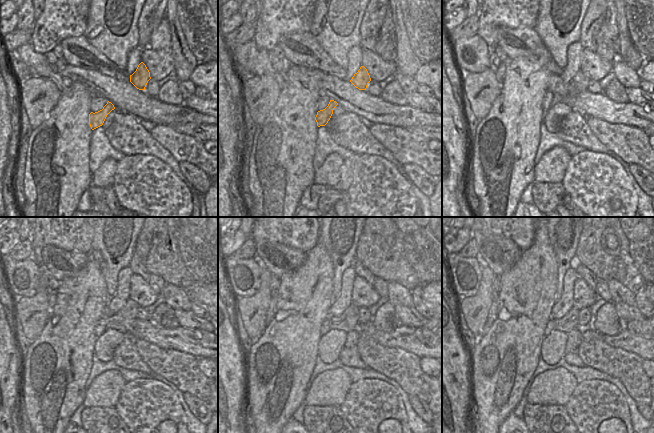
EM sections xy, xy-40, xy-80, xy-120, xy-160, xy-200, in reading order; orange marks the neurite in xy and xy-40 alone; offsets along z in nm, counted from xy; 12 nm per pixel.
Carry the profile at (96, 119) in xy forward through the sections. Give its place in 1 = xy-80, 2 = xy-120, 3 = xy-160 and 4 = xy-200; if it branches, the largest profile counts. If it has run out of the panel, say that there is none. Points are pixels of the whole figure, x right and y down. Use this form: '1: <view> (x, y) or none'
1: xy-80 (558, 99)
2: xy-120 (122, 321)
3: xy-160 (348, 320)
4: xy-200 (567, 323)

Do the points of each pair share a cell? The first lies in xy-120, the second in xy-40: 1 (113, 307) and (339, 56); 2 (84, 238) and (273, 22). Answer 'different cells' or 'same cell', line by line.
1: different cells
2: same cell

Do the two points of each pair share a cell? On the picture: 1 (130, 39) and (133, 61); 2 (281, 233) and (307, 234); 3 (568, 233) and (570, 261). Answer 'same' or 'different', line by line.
1: different
2: same
3: same

